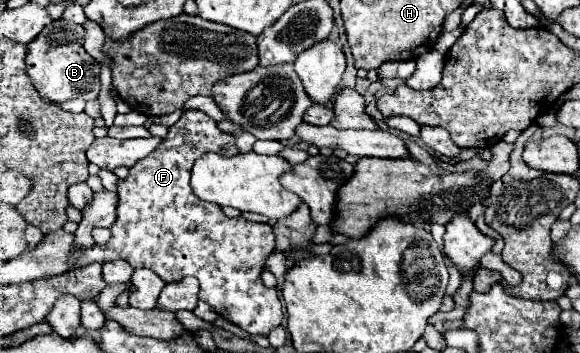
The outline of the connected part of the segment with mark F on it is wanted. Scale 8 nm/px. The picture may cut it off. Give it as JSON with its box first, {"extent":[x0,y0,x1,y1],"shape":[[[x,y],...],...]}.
{"extent":[76,110,282,336],"shape":[[[188,110],[182,118],[170,128],[168,136],[160,142],[160,146],[148,154],[144,160],[136,162],[130,168],[130,176],[120,182],[120,202],[118,202],[118,218],[114,222],[112,240],[106,246],[96,246],[78,258],[76,266],[86,266],[92,262],[114,262],[126,260],[132,268],[150,268],[164,282],[176,282],[186,276],[194,276],[200,282],[200,300],[208,302],[214,312],[232,324],[240,326],[248,334],[268,336],[276,326],[282,324],[282,302],[276,294],[276,288],[266,288],[260,280],[262,270],[266,268],[266,260],[274,250],[274,232],[270,224],[248,222],[244,218],[228,218],[218,204],[202,202],[190,188],[190,170],[206,152],[218,152],[224,156],[236,156],[238,148],[234,138],[222,130],[218,130],[216,122],[200,110]]]}

